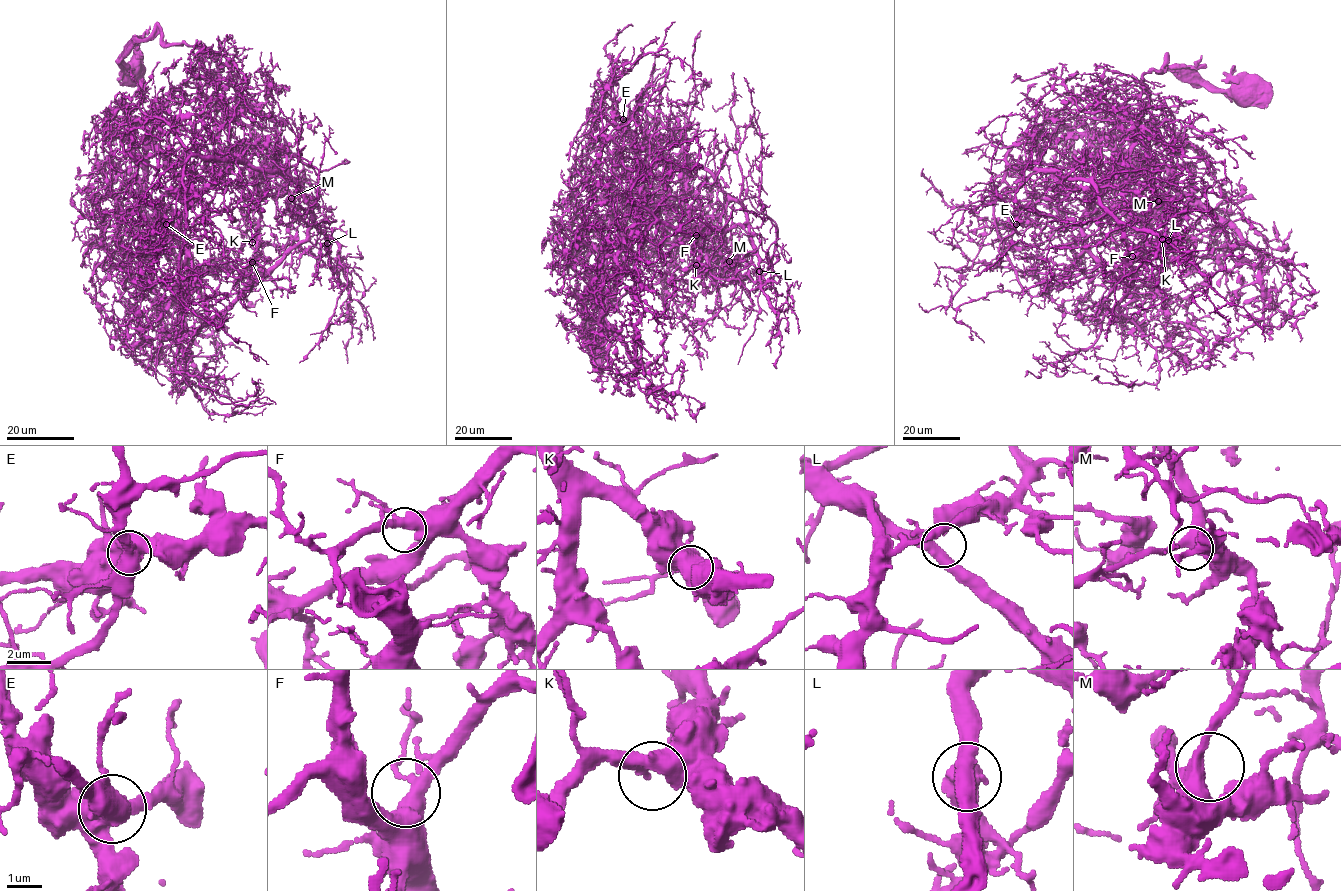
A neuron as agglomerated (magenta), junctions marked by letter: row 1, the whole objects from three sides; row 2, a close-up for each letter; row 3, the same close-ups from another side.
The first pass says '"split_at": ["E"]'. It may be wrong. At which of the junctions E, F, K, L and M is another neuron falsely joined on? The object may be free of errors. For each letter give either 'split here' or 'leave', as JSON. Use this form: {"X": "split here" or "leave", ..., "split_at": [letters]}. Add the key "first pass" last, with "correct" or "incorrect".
{"E": "split here", "F": "leave", "K": "leave", "L": "leave", "M": "leave", "split_at": ["E"], "first pass": "correct"}

